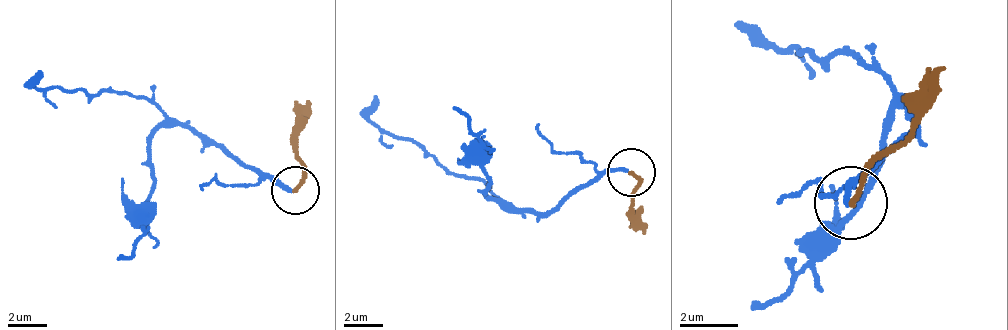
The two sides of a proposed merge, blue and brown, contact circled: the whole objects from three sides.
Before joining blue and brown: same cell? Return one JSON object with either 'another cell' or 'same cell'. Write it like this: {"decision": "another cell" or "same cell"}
{"decision": "another cell"}

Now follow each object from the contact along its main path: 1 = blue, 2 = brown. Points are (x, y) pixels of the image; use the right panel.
1: (849, 201), (849, 194), (914, 128), (914, 106), (856, 55), (805, 55), (798, 48), (732, 26)
2: (849, 201), (863, 172), (914, 128), (929, 84), (943, 70)

